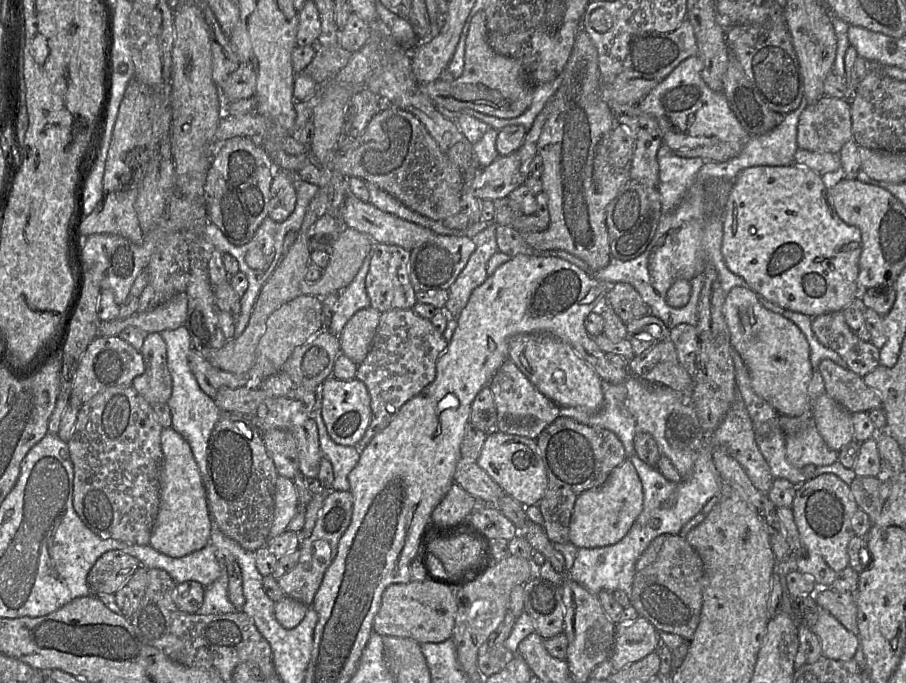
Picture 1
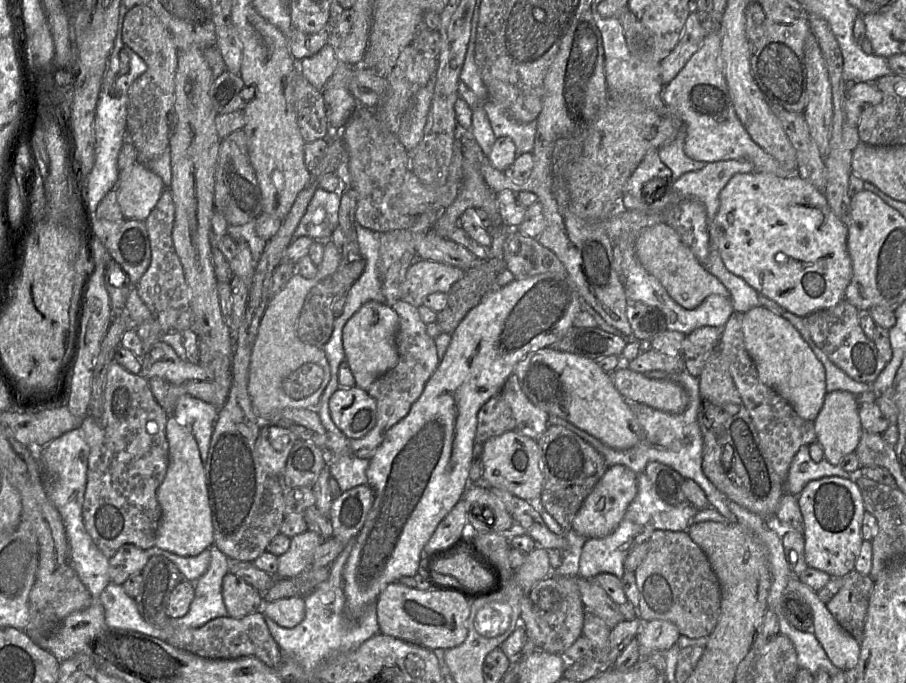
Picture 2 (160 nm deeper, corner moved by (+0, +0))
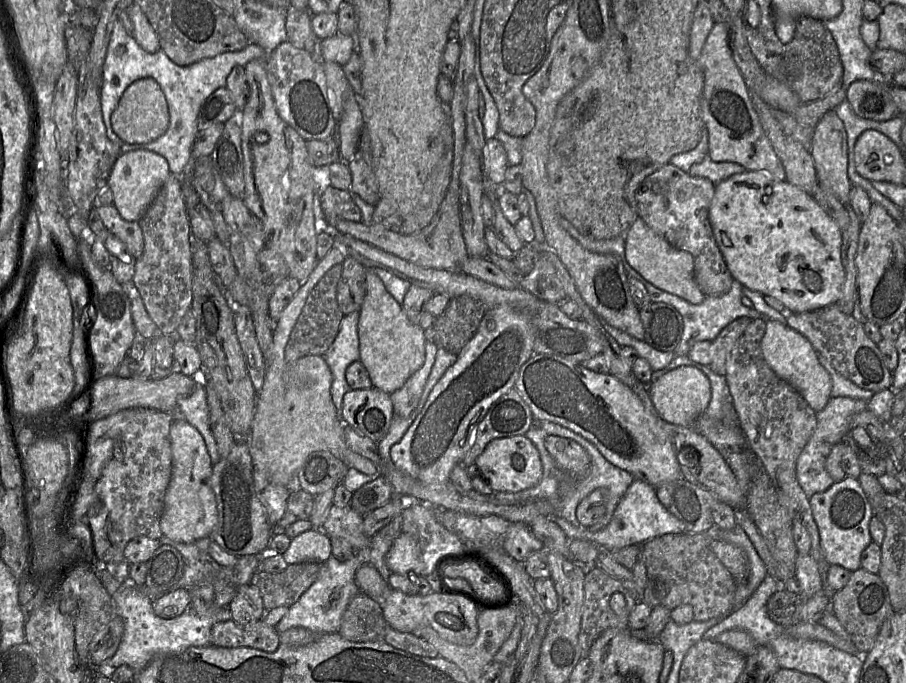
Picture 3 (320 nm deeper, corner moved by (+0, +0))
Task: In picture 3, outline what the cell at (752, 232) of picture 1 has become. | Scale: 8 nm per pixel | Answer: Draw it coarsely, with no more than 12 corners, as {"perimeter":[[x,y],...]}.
{"perimeter":[[764,171],[715,184],[731,275],[794,313],[835,304],[842,231]]}

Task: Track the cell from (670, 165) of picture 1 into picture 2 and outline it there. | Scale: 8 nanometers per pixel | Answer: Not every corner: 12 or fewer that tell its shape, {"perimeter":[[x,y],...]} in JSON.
{"perimeter":[[687,129],[659,149],[672,171],[673,184],[683,174],[701,170],[706,162],[684,151]]}

